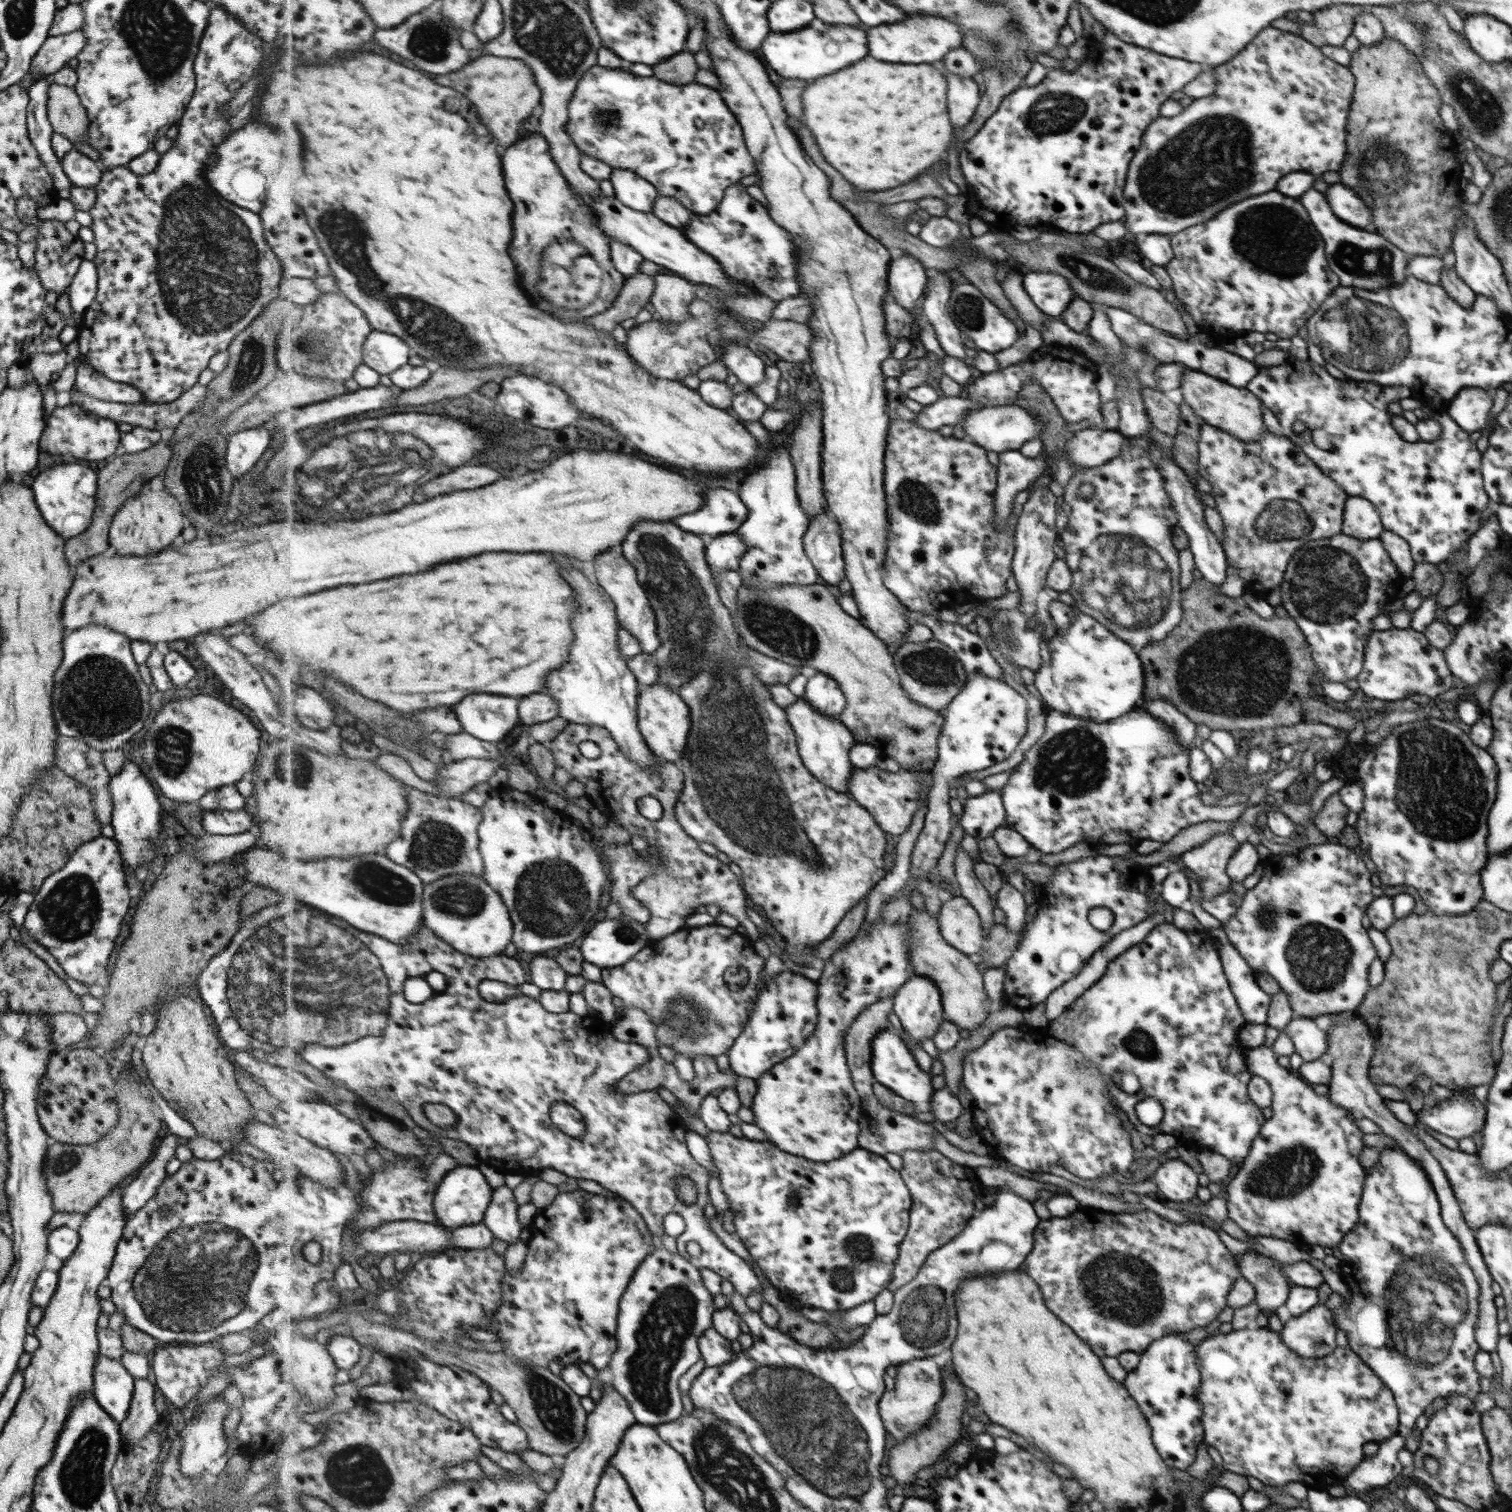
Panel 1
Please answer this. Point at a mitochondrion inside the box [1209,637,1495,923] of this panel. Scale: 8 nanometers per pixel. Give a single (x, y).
(1438, 784)

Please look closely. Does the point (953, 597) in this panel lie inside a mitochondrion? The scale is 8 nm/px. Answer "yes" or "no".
no

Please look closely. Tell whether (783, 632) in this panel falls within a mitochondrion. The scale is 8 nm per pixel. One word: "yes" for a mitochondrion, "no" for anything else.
yes

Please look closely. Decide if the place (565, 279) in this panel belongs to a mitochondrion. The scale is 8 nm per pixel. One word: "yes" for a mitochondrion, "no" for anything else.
yes

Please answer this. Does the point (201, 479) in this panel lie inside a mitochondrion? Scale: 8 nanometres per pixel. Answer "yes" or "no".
yes

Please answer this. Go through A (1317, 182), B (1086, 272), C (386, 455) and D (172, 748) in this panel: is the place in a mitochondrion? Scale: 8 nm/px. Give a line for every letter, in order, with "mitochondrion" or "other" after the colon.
A: other
B: mitochondrion
C: mitochondrion
D: mitochondrion

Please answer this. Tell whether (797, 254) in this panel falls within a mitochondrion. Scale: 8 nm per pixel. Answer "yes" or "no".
no

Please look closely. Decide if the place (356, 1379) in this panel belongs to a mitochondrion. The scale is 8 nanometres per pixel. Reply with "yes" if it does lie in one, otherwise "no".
no

